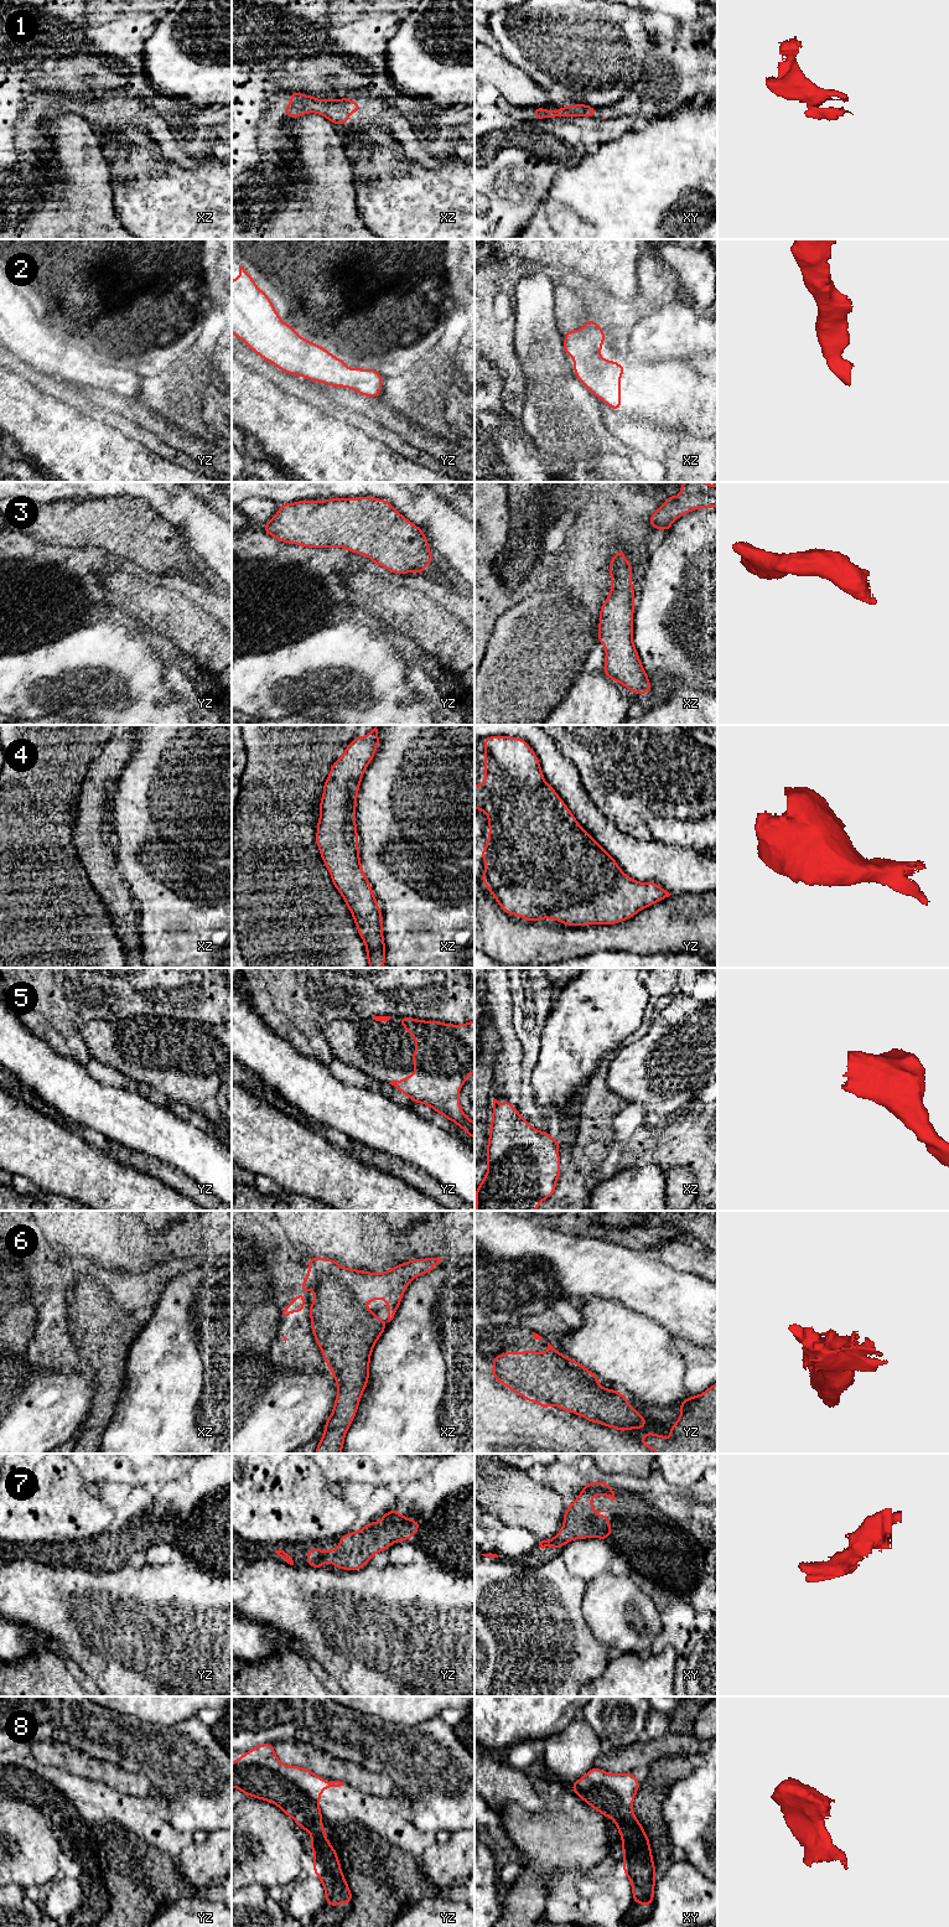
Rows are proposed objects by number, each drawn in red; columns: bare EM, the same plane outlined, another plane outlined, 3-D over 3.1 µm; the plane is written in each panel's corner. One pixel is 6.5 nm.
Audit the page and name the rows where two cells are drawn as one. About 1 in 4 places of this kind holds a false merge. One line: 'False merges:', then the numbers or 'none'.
False merges: none

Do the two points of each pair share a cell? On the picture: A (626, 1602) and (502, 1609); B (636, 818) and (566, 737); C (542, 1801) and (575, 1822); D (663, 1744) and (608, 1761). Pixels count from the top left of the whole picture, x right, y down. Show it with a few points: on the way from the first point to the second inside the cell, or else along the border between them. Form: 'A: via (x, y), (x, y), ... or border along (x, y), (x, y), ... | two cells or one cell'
A: border along (585, 1583), (581, 1612), (587, 1627), (592, 1632) | two cells
B: via (620, 794), (620, 778), (590, 749) | one cell
C: border along (551, 1799), (538, 1813), (532, 1813), (519, 1806) | two cells
D: via (649, 1751), (622, 1760) | one cell

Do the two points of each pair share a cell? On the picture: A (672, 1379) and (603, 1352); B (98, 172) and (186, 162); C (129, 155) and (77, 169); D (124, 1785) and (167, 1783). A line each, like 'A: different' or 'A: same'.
A: same
B: different
C: different
D: different

